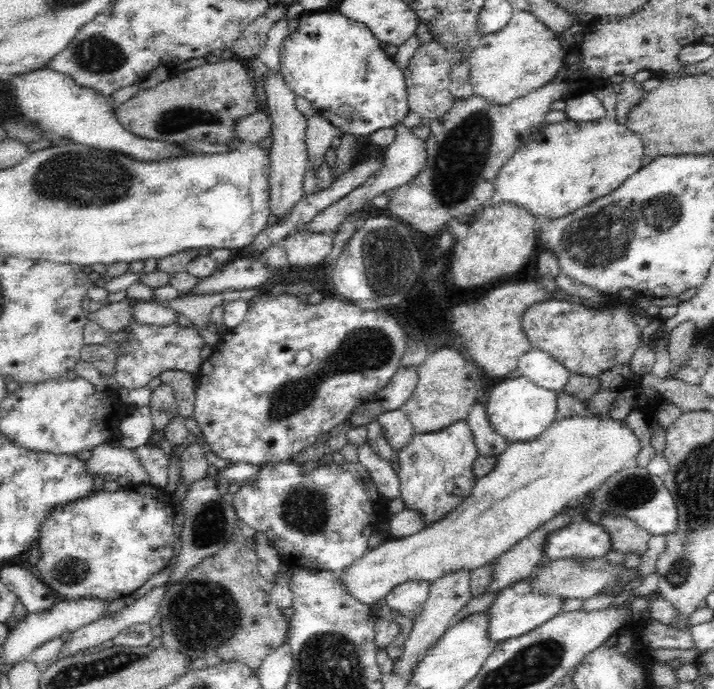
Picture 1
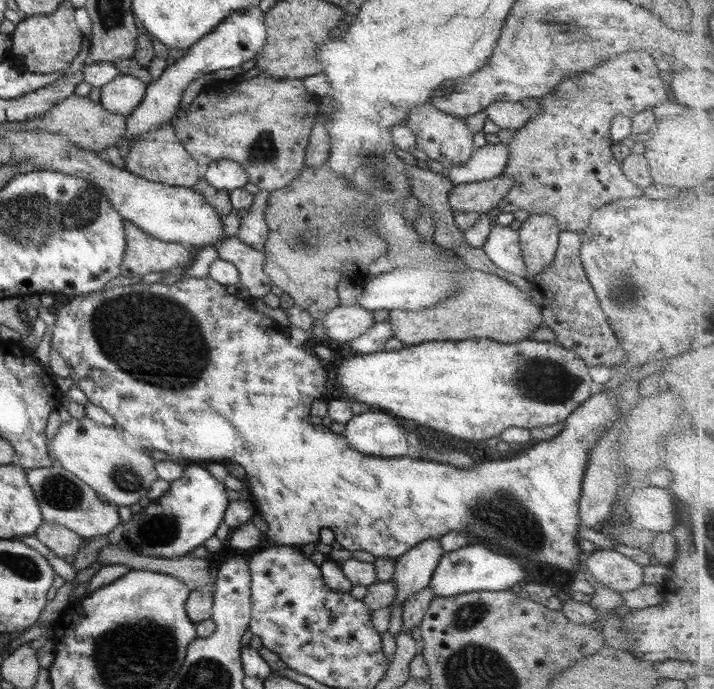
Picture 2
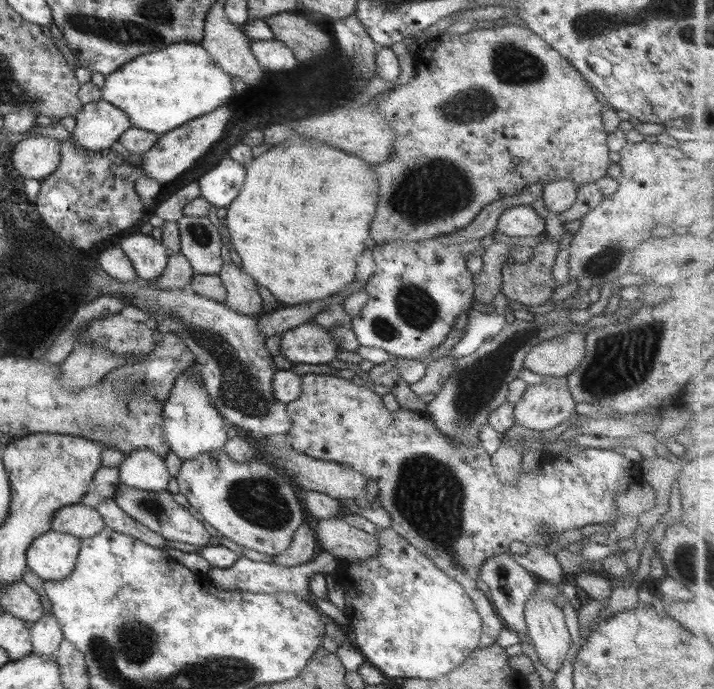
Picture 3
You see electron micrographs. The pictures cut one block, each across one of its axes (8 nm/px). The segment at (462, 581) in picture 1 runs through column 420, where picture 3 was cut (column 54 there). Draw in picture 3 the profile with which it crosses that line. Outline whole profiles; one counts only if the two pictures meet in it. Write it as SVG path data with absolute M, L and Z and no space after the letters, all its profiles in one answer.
M46 611L30 628L33 652L47 659L54 656L63 641L62 627L54 612Z

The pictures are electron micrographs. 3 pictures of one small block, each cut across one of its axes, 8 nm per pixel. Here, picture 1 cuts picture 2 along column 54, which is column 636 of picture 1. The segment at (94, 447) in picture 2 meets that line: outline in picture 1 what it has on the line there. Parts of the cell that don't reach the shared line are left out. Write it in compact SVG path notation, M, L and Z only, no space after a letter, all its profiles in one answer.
M576 415L573 417L561 418L560 420L555 419L555 421L542 433L536 440L531 440L528 442L512 442L506 450L497 456L497 464L494 469L491 470L489 474L486 474L483 478L477 480L470 492L468 498L460 502L454 510L449 514L446 514L439 522L432 524L432 526L427 526L425 530L421 532L416 532L410 536L390 540L379 544L376 548L367 550L362 558L356 559L354 563L341 570L339 576L340 585L354 597L354 599L368 605L374 603L383 602L384 598L396 587L404 582L409 582L410 580L420 580L427 581L428 583L434 582L436 578L444 574L450 574L450 572L456 572L456 570L474 570L476 566L490 565L492 560L496 560L500 554L504 554L506 550L510 550L516 542L520 542L523 538L535 532L538 528L541 528L546 522L549 522L553 517L561 514L572 502L577 499L584 497L586 494L592 493L597 490L604 482L607 482L608 478L611 478L614 474L617 474L619 470L624 469L627 465L633 464L638 453L640 452L640 440L638 436L634 433L632 429L626 425L625 421L618 421L610 418L603 418L600 416L588 417Z

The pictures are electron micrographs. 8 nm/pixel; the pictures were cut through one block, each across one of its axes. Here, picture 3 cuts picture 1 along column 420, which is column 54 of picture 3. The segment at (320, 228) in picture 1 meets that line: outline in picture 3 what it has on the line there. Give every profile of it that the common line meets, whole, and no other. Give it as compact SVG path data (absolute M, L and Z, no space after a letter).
M41 136L20 140L9 147L11 165L24 178L41 182L60 162L60 140Z

